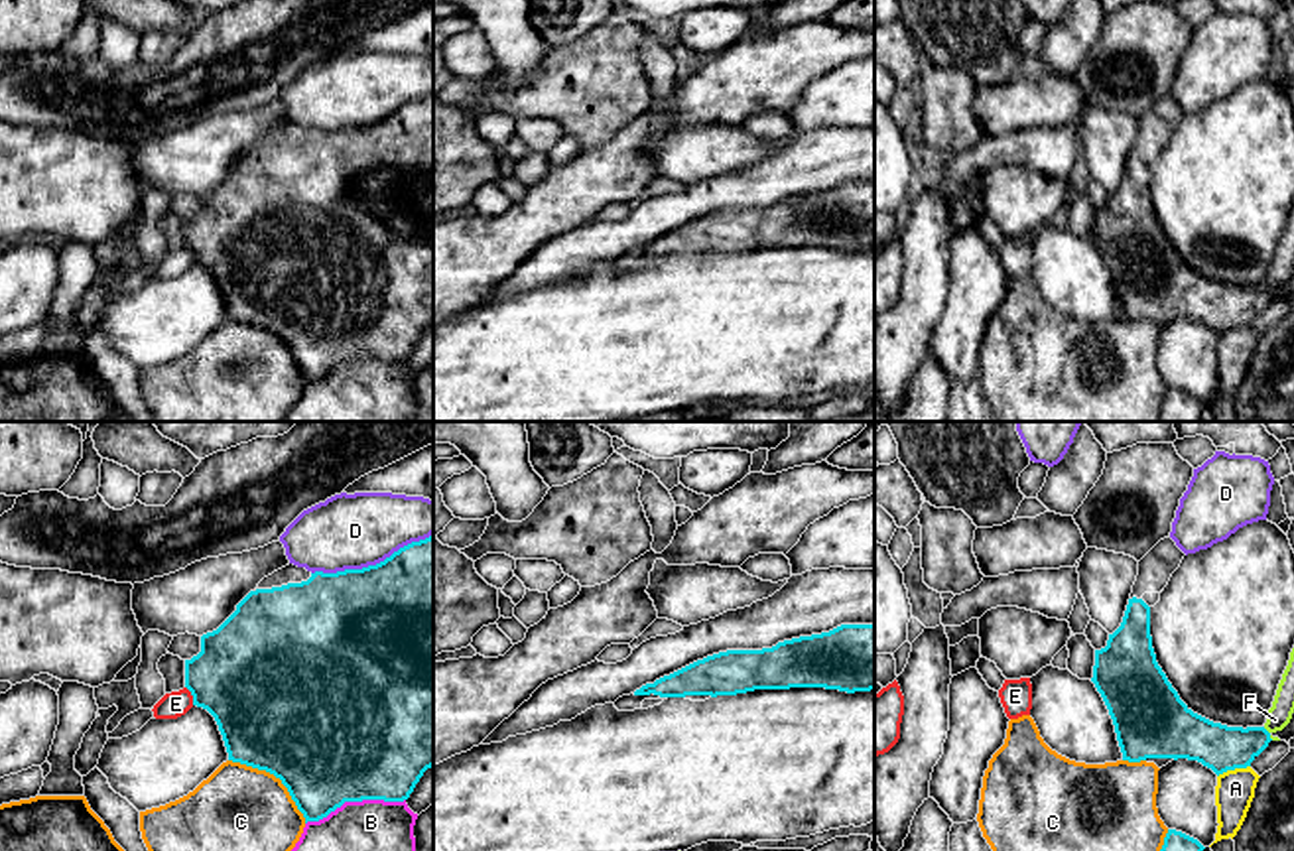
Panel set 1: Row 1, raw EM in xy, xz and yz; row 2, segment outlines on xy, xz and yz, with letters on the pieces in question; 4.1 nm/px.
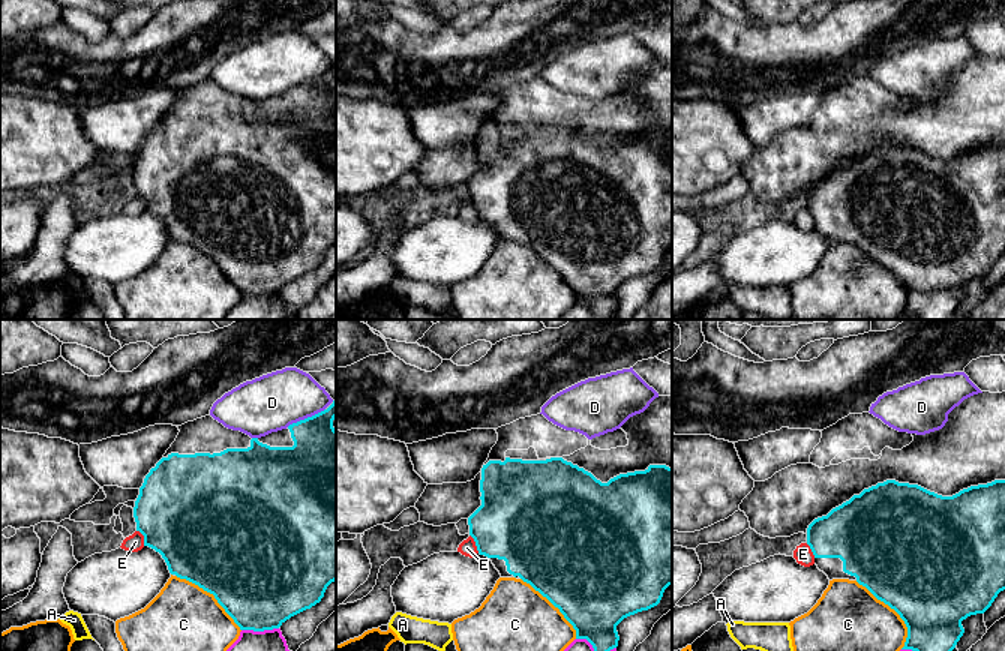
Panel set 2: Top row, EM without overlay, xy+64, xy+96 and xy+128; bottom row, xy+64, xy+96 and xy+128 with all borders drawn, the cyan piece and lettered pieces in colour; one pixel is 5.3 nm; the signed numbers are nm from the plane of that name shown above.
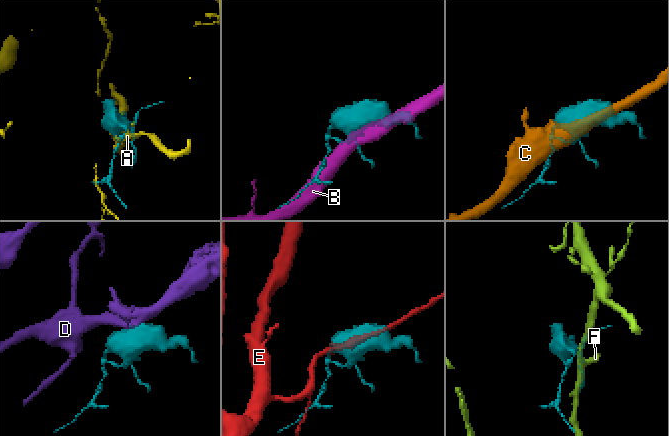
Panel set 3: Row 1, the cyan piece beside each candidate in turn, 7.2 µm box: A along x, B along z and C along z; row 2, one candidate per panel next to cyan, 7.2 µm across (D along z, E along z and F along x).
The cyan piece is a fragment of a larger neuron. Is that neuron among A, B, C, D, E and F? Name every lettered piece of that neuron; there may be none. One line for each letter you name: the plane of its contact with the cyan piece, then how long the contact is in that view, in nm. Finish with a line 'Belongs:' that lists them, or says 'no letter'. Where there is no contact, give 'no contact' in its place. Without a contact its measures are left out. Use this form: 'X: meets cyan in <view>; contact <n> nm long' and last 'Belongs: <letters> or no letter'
Belongs: no letter

